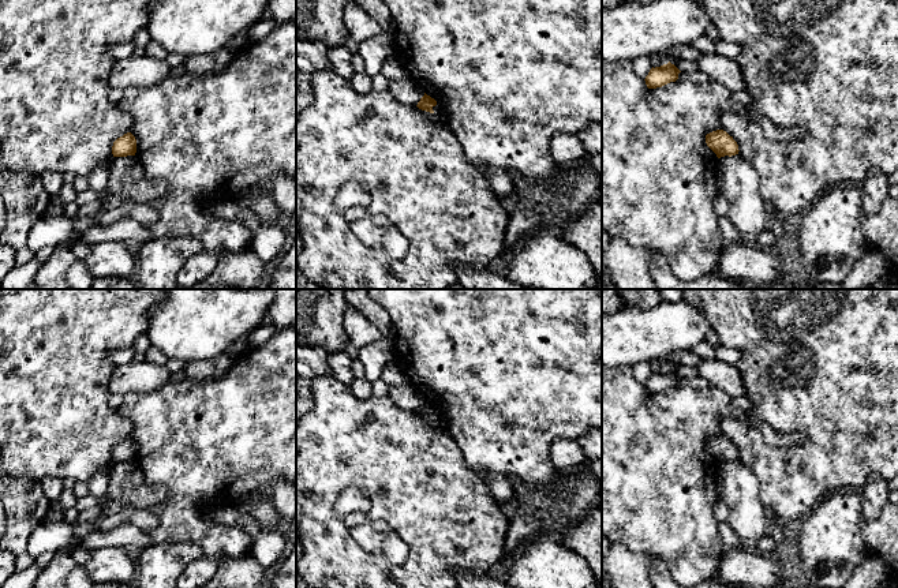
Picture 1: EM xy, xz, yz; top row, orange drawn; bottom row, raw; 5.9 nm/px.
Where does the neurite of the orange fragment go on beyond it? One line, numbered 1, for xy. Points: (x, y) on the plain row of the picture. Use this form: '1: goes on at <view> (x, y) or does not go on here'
1: does not go on here

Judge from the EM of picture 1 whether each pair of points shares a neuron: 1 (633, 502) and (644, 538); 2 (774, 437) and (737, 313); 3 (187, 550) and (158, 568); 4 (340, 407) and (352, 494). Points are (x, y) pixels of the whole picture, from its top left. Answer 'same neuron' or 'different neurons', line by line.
1: same neuron
2: different neurons
3: same neuron
4: different neurons

